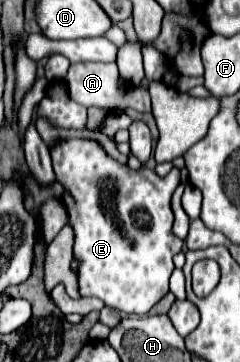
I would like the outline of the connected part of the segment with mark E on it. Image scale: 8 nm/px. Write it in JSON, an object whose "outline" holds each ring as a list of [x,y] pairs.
{"outline":[[[77,138],[57,142],[51,148],[51,160],[57,182],[65,188],[63,206],[67,210],[67,224],[75,232],[73,252],[81,260],[79,294],[97,296],[113,310],[139,316],[147,314],[169,292],[169,276],[175,268],[173,256],[181,252],[183,246],[183,240],[177,238],[171,230],[173,212],[169,204],[171,194],[179,184],[179,168],[173,168],[165,178],[159,178],[149,168],[135,172],[107,156],[99,142]]]}

